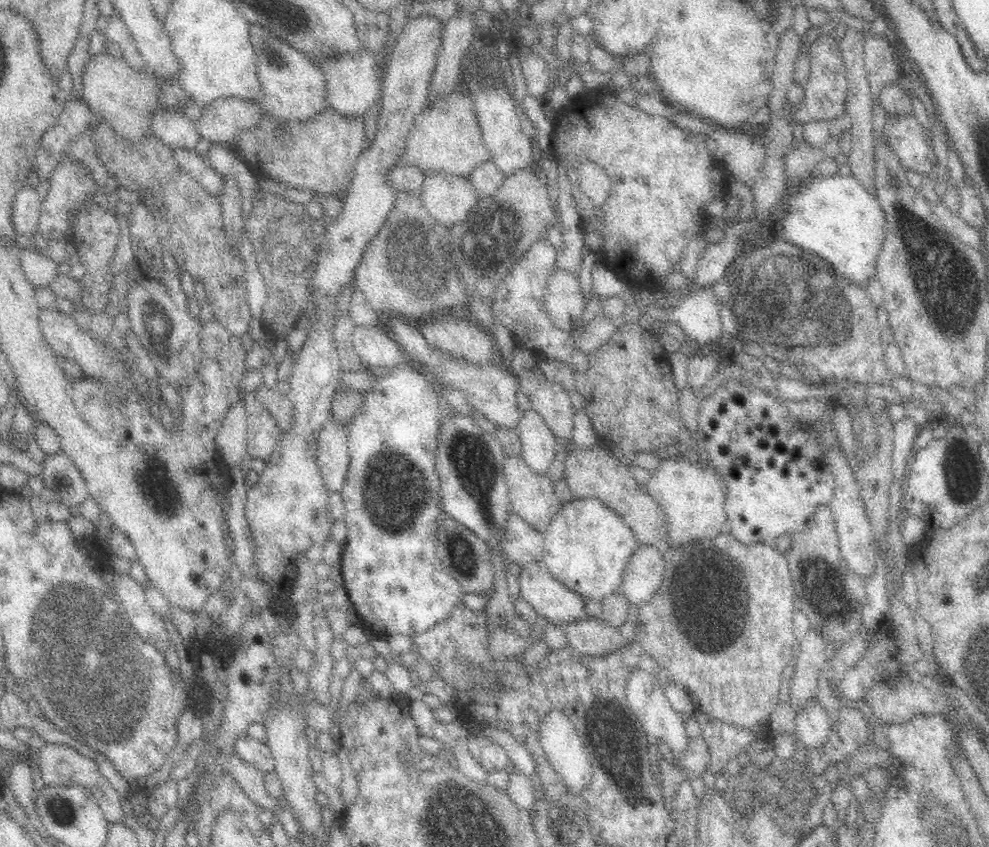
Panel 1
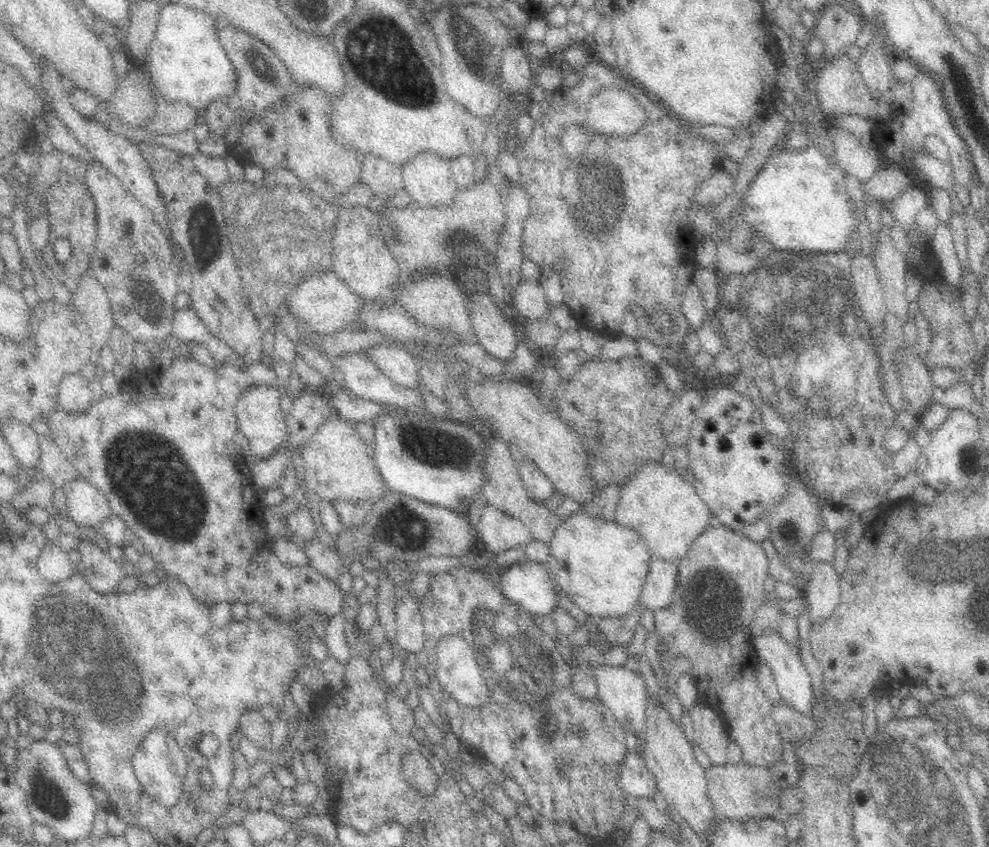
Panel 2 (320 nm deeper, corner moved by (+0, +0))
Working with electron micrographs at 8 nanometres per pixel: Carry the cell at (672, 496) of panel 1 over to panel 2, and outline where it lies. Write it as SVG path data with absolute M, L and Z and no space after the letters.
M668 459L645 462L622 484L614 516L616 524L638 530L654 556L672 562L686 558L694 541L711 525L711 519L709 507L698 496L691 480L678 477Z

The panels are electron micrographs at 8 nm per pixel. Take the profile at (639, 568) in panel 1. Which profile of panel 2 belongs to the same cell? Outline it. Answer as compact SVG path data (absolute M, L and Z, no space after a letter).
M652 560L639 604L644 610L659 611L670 605L678 586L678 564Z

